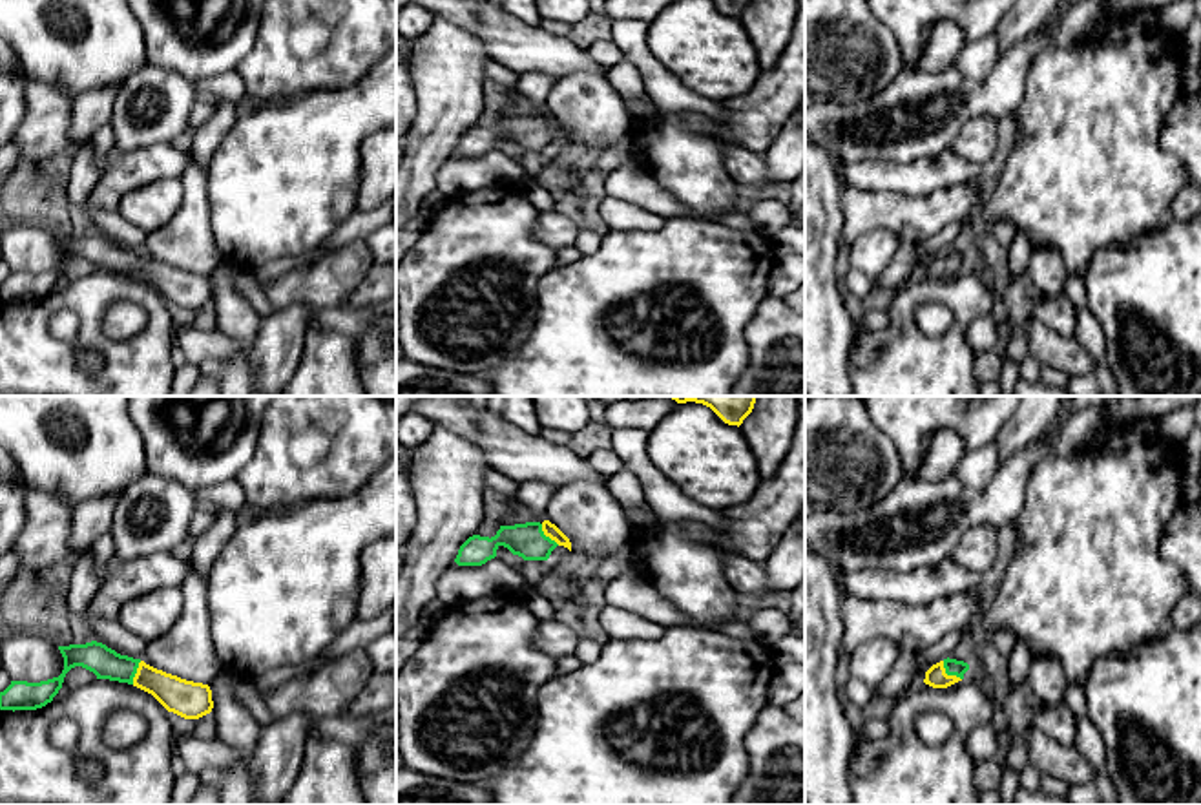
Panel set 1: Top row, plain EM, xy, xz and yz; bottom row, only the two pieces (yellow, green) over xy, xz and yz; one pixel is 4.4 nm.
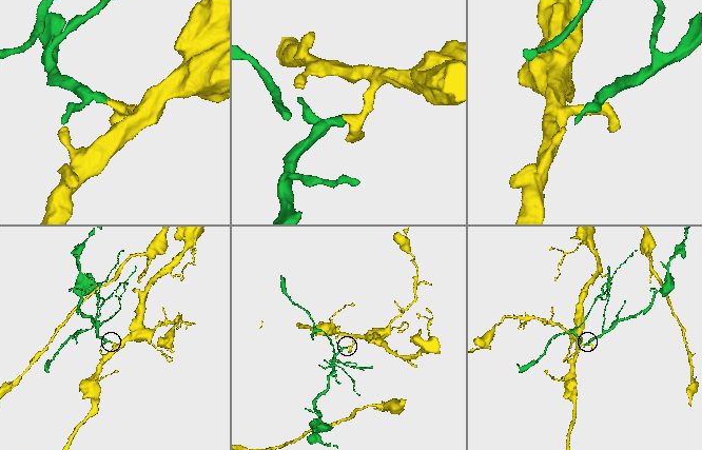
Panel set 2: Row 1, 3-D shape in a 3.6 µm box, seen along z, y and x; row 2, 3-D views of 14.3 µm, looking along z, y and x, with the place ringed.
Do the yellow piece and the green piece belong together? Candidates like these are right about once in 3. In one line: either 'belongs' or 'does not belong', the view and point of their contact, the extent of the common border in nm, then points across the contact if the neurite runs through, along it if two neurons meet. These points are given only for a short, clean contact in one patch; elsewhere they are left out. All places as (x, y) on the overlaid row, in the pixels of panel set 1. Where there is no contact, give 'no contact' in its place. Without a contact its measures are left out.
belongs; contact yz (946, 674); length 120 nm

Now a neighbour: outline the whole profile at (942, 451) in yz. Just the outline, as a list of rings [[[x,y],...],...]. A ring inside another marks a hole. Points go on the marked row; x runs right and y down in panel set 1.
[[[951,429],[933,433],[924,444],[920,467],[913,478],[942,480],[955,473],[966,453],[964,438],[958,433]]]

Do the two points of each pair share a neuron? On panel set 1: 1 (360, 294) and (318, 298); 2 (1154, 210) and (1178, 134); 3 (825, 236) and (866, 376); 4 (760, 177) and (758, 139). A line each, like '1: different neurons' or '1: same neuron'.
1: different neurons
2: different neurons
3: different neurons
4: different neurons

